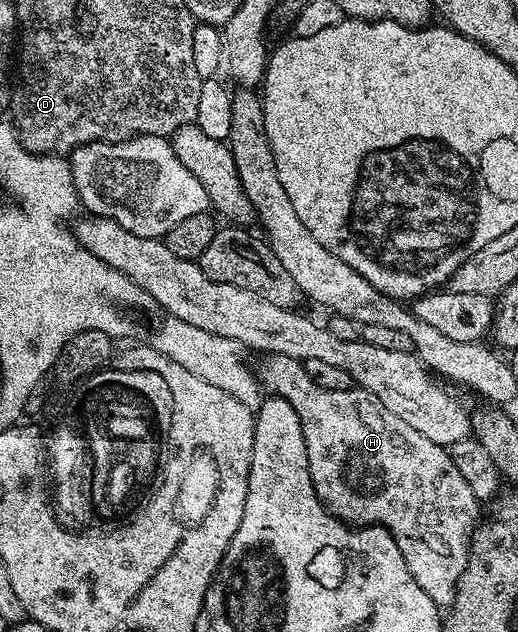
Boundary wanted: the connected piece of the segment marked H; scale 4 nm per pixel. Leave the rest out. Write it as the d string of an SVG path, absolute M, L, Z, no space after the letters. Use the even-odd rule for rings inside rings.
M270 353L262 356L257 379L266 394L287 399L301 420L303 443L307 443L307 463L319 499L333 516L354 527L382 525L399 543L407 571L431 595L439 607L453 603L459 579L469 562L469 542L479 524L479 502L467 487L467 479L459 475L453 454L446 446L431 443L420 431L415 431L403 419L391 415L375 395L356 387L347 391L327 391L307 375L305 362L287 355Z

